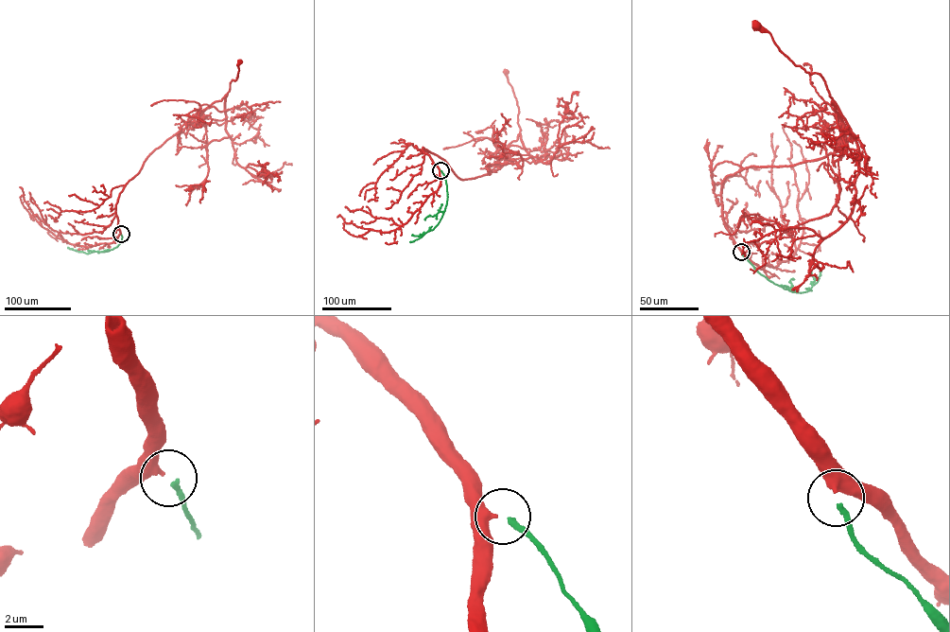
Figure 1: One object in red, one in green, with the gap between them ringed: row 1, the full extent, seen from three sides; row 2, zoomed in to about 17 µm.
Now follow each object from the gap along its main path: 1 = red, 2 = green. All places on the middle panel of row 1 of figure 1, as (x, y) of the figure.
1: (440, 170), (422, 148), (440, 157), (461, 179), (503, 165), (507, 149), (520, 130), (506, 72)
2: (440, 170), (447, 186), (445, 210), (433, 229), (409, 241)

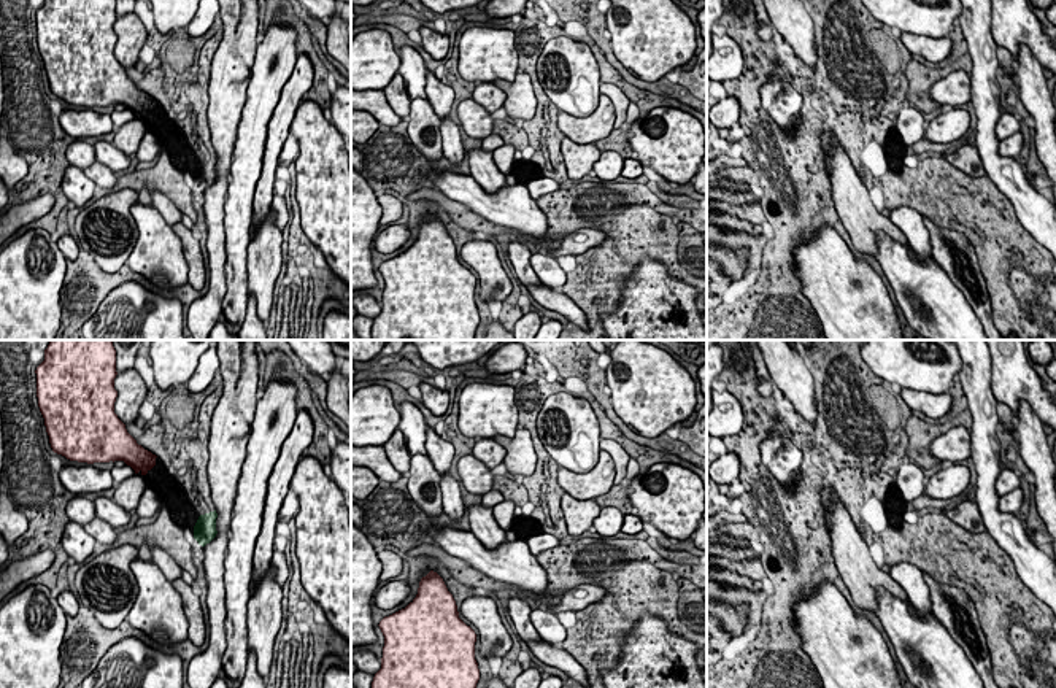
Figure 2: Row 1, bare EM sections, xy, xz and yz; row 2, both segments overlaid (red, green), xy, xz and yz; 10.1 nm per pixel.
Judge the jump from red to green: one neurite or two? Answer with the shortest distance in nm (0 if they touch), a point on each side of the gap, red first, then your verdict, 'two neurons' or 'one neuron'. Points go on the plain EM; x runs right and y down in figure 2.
700 nm | xy (151, 112), (200, 159) | one neuron

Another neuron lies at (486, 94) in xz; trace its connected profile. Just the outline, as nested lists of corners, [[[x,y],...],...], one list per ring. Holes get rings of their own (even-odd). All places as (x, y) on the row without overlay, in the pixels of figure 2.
[[[481,83],[475,87],[472,99],[489,113],[494,113],[503,106],[507,94],[494,83]]]

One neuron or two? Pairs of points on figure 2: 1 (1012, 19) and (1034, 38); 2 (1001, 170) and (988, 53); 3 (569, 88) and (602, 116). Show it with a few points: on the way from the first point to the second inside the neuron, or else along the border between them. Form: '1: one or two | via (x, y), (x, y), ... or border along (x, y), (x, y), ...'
1: one | via (1018, 26), (1029, 32)
2: one | via (986, 142), (986, 81)
3: two | border along (601, 83), (599, 104), (588, 115), (559, 112)

